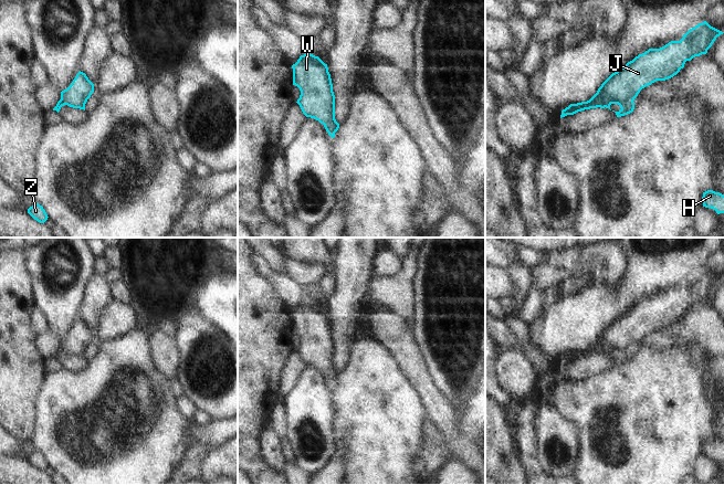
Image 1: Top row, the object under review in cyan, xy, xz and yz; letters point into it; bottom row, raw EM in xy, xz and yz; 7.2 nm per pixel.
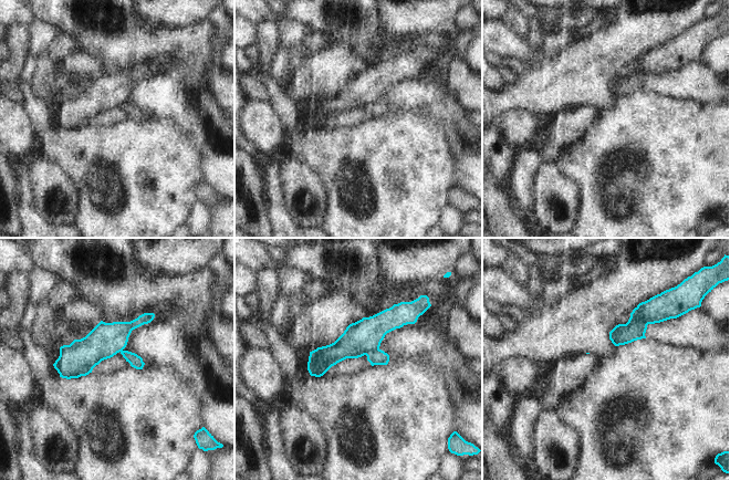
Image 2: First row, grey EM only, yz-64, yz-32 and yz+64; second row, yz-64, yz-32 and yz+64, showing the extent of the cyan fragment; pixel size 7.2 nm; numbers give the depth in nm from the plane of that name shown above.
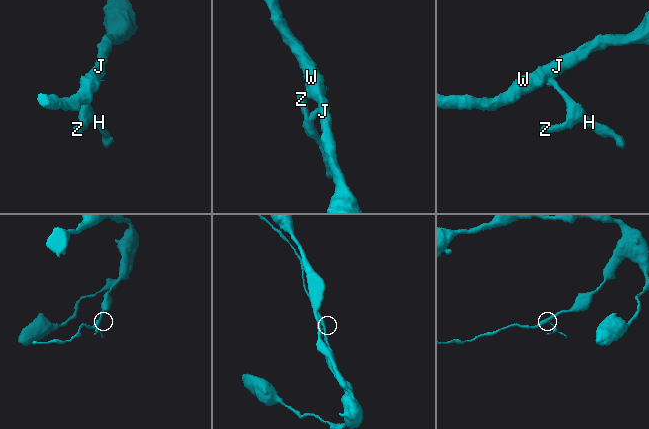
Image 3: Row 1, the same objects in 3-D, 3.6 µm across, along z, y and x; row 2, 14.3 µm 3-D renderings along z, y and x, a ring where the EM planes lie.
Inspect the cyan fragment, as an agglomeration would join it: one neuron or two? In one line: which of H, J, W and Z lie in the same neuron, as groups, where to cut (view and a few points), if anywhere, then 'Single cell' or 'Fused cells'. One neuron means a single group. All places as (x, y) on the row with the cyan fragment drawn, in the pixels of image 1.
Groups: H Z / J W. Split along yz (632, 101), (602, 102). Fused cells

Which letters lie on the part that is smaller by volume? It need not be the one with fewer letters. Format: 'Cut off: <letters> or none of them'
Cut off: H, Z

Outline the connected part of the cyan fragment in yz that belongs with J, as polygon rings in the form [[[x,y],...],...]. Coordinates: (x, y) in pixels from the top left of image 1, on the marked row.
[[[704,21],[690,29],[680,41],[671,41],[660,49],[649,49],[612,73],[589,101],[570,104],[563,109],[560,118],[585,109],[605,108],[606,102],[633,102],[646,86],[673,77],[686,61],[706,54],[723,33]]]

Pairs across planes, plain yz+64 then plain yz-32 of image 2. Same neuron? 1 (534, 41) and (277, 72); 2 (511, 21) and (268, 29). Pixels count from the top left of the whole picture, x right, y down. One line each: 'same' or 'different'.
1: same
2: same

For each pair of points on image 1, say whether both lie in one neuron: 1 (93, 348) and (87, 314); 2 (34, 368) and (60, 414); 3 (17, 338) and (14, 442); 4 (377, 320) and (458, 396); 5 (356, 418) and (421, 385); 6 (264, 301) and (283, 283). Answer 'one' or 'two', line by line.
1: one
2: two
3: two
4: two
5: two
6: two

